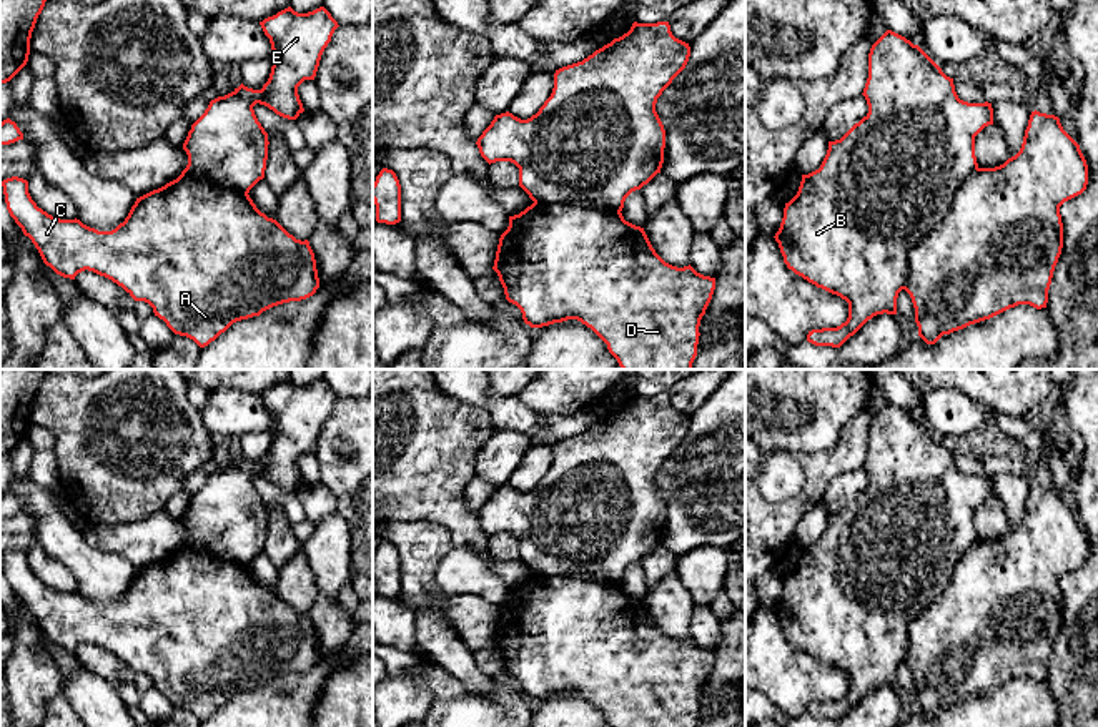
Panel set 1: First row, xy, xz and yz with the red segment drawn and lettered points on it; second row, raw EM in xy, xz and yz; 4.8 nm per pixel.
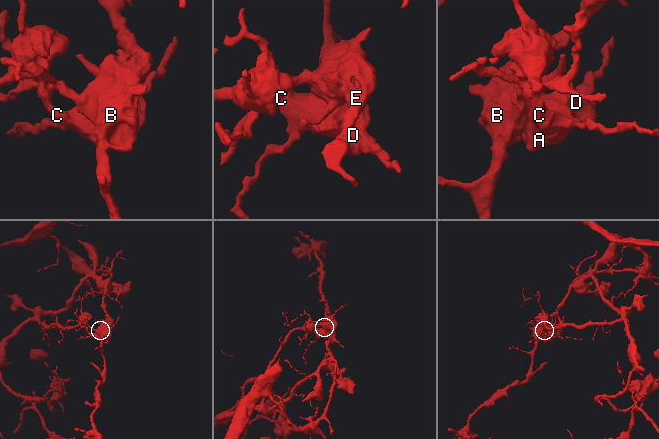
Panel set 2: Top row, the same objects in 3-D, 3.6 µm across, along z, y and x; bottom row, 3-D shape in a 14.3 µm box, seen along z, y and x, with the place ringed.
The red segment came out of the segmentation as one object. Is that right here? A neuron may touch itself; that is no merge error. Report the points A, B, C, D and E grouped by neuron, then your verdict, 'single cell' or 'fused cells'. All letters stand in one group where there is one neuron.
A C D / B E; fused cells

